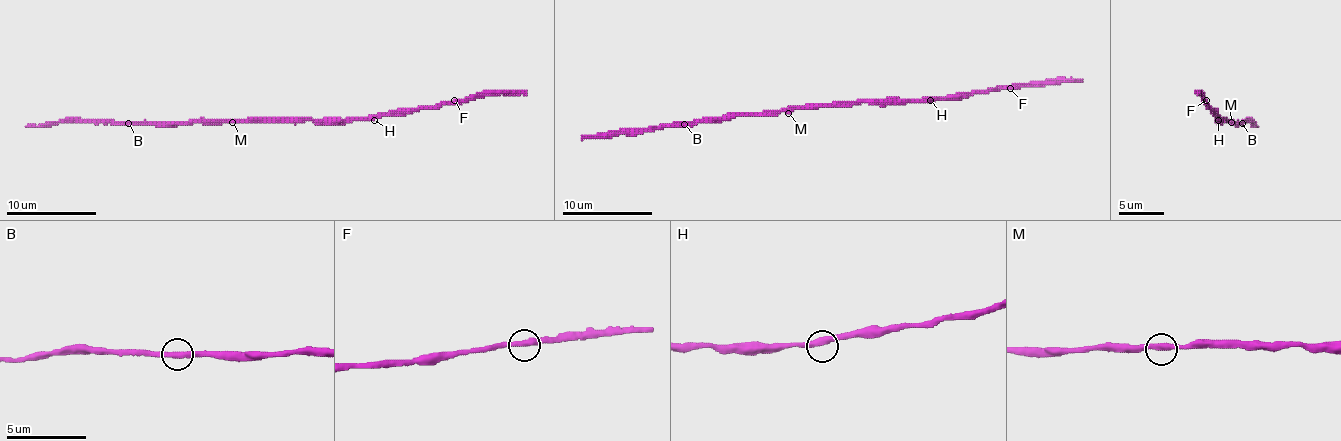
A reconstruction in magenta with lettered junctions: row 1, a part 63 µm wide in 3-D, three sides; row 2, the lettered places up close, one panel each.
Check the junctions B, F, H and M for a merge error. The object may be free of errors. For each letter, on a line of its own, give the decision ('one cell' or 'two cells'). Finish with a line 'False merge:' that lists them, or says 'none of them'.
B: one cell
F: one cell
H: one cell
M: one cell
False merge: none of them

